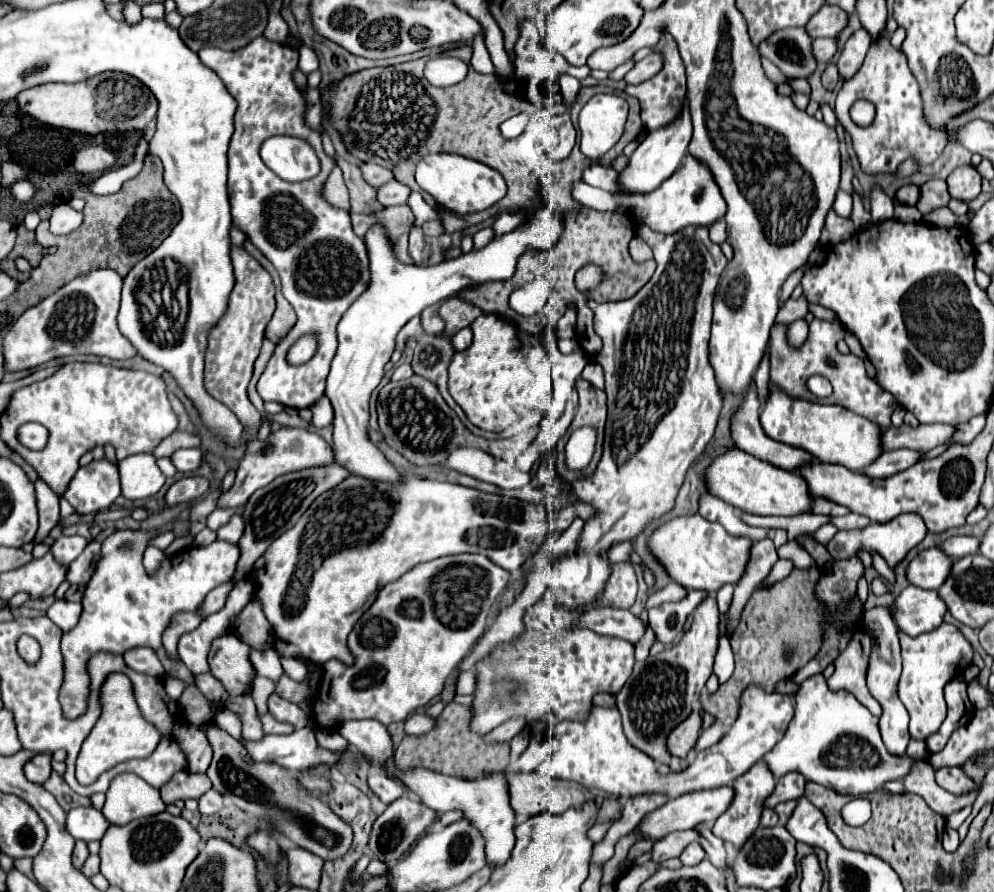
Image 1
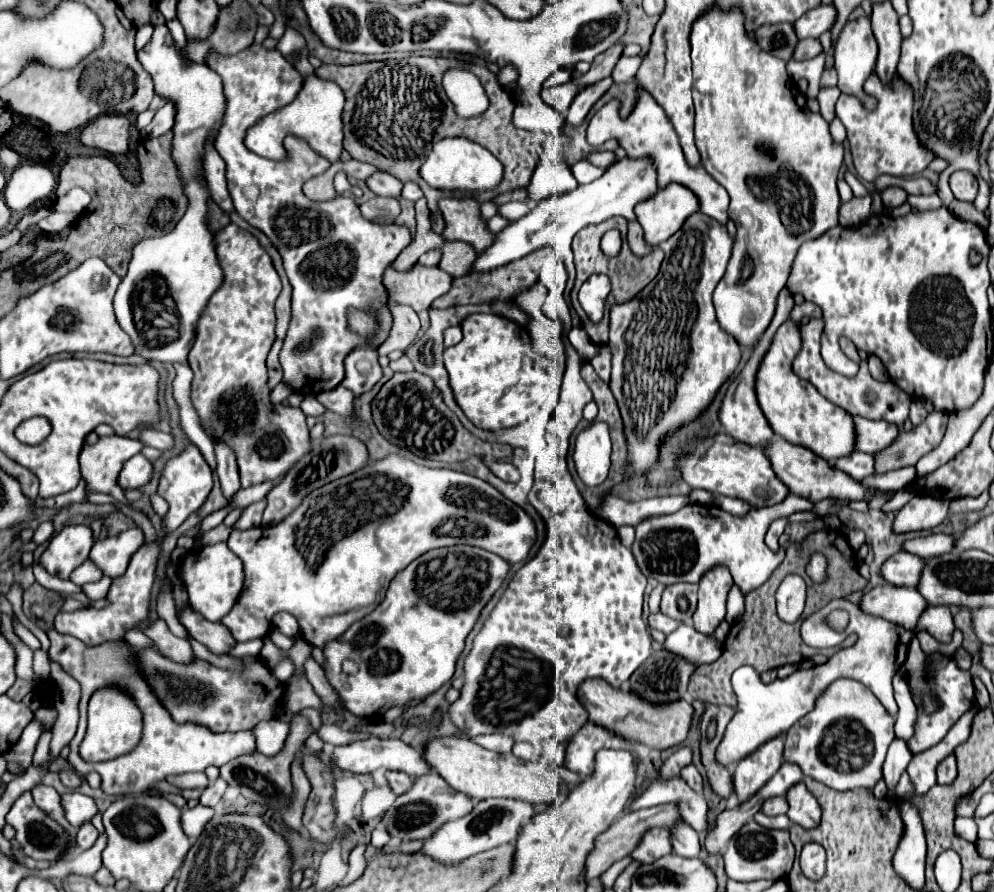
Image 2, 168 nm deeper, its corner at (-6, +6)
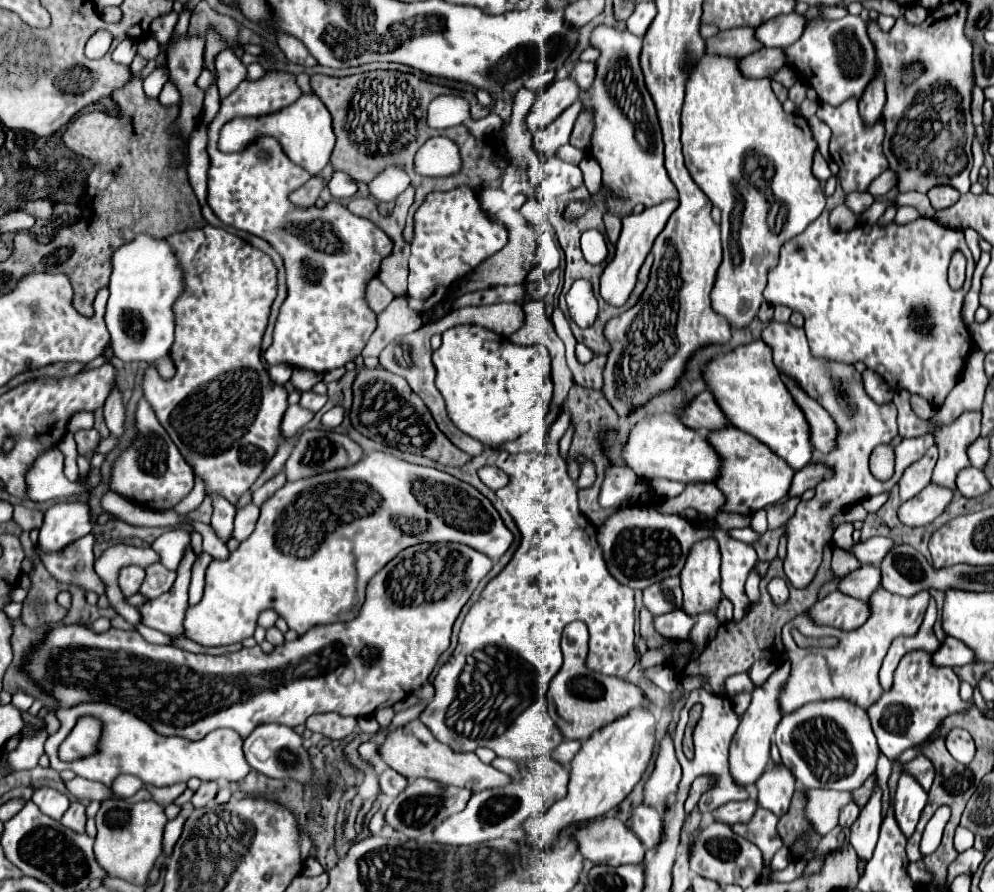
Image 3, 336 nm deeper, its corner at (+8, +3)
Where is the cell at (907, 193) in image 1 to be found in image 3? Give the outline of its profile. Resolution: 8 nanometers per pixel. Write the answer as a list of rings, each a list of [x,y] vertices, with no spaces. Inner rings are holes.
[[[866,191],[864,193],[848,193],[846,199],[844,199],[844,205],[850,207],[856,215],[866,211],[872,203],[874,203],[874,197],[870,193],[866,193]]]

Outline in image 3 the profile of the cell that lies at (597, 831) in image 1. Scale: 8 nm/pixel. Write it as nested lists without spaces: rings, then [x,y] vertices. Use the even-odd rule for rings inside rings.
[[[666,735],[658,747],[654,773],[644,787],[644,803],[662,813],[662,809],[674,799],[680,777],[682,777],[682,767],[674,753],[674,741],[670,735]]]

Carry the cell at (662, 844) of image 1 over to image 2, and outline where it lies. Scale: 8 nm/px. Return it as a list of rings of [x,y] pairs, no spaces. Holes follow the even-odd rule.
[[[652,828],[644,834],[642,842],[630,856],[642,864],[648,864],[648,862],[656,862],[660,856],[666,856],[666,854],[672,854],[670,830],[668,828]]]

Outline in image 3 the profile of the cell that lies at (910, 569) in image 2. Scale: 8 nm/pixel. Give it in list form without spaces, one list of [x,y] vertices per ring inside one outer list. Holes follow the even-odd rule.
[[[864,565],[838,581],[838,591],[862,601],[866,601],[878,587],[880,587],[880,571],[872,565]]]

